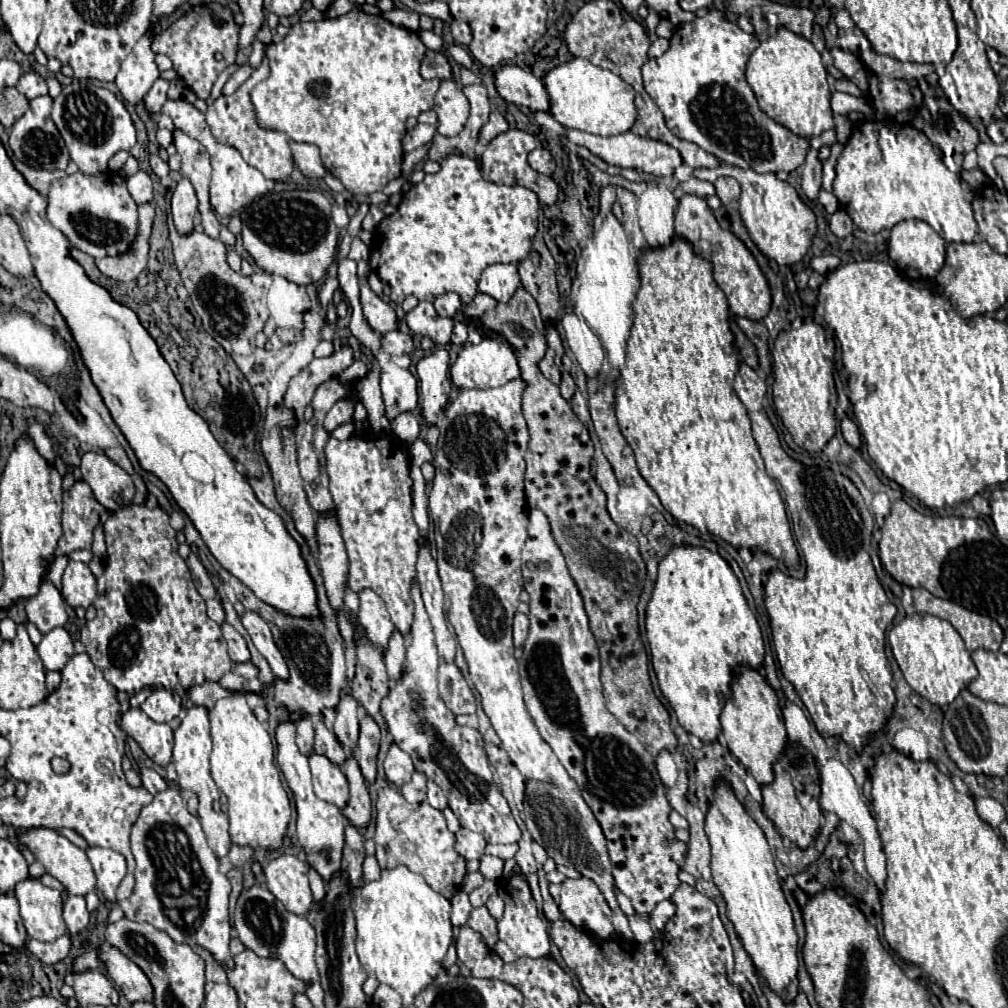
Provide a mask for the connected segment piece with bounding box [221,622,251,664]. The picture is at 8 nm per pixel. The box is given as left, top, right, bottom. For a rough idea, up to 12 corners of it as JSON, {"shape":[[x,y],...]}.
{"shape":[[223,624],[223,638],[235,664],[249,662],[245,638],[231,626]]}

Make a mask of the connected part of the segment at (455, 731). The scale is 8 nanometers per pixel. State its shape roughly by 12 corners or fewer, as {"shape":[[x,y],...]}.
{"shape":[[407,668],[381,702],[393,742],[489,844],[521,830],[483,738]]}

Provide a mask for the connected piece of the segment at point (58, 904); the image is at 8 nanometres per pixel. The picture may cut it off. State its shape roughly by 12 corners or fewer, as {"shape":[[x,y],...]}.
{"shape":[[35,878],[15,886],[31,938],[53,942],[67,932],[63,898]]}

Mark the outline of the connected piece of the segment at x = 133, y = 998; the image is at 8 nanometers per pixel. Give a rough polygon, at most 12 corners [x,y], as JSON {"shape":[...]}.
{"shape":[[99,948],[107,976],[129,1002],[151,1002],[147,976],[119,948]]}

